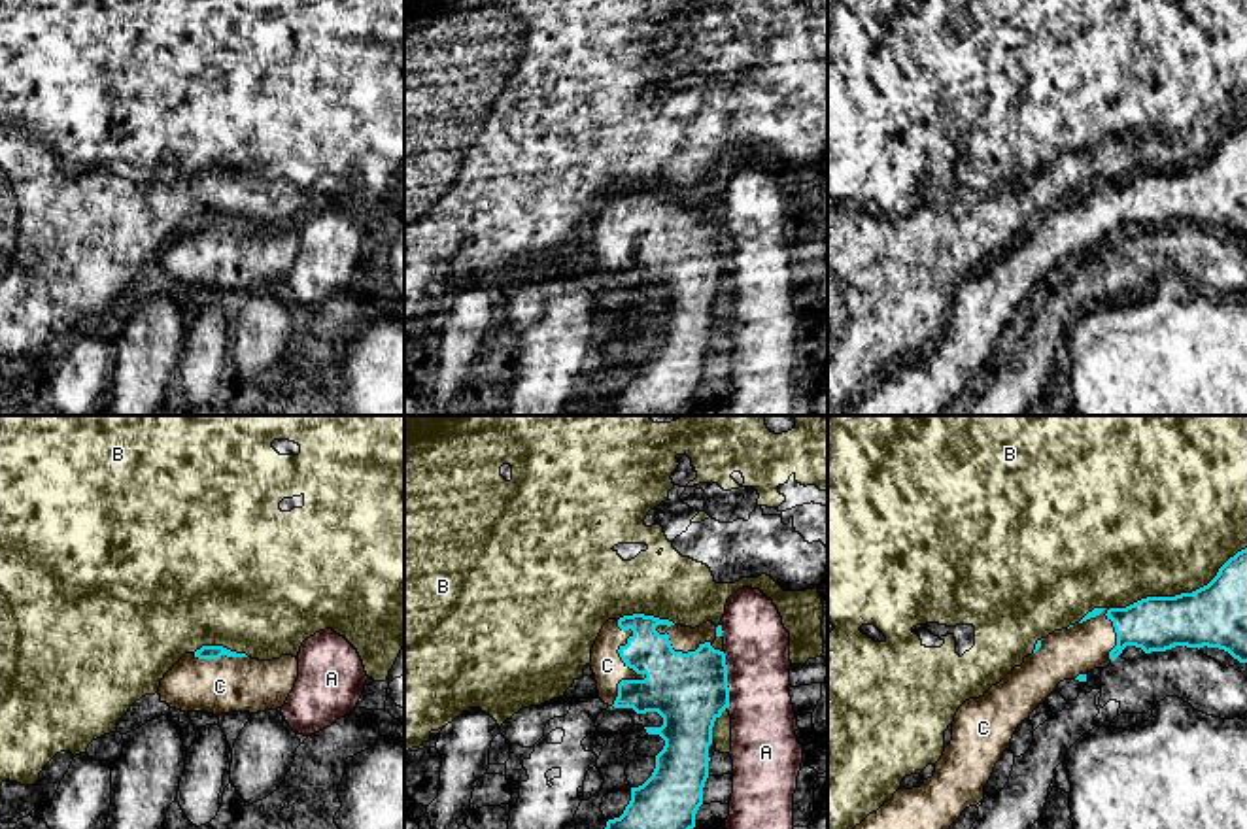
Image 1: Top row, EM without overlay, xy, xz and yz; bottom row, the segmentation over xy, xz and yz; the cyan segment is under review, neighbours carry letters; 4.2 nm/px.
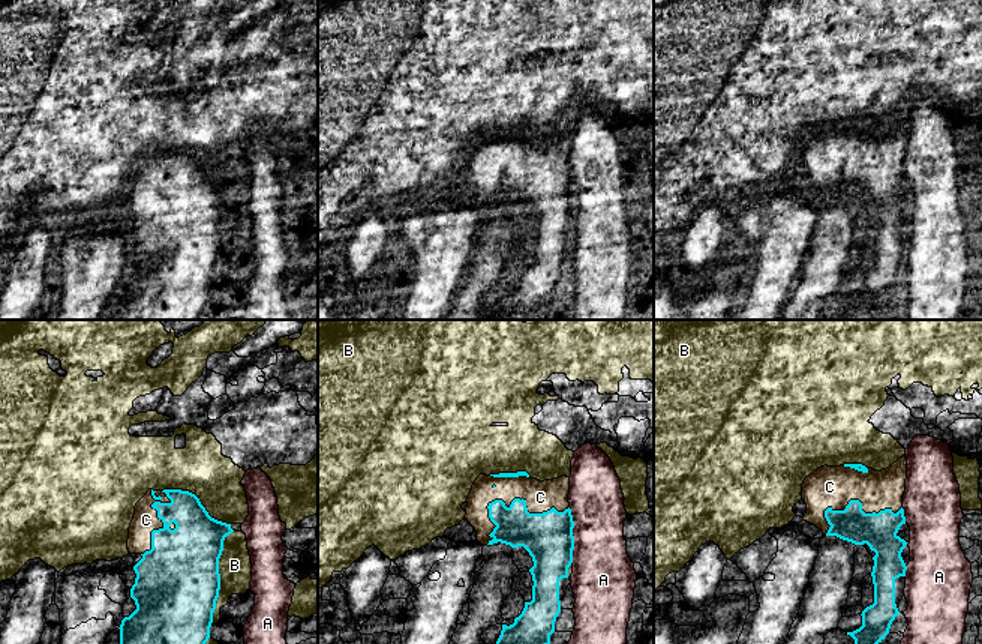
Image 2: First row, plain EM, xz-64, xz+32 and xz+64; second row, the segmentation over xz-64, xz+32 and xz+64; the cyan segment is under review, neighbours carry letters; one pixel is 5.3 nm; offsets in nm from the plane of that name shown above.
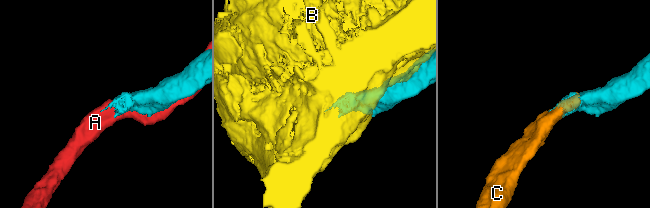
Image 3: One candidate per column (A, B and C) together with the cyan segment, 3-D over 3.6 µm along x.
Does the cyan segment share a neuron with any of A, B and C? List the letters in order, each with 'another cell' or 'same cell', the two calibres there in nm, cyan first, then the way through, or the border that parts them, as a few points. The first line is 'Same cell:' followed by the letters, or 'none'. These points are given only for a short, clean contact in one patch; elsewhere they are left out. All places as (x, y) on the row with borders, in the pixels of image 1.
Same cell: C
A: another cell | 320/280 nm | along xz (724, 654), (728, 709)
B: another cell | 260/500 nm
C: same cell | 320/140 nm

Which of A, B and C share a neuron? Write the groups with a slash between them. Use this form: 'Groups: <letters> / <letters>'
Groups: A / B / C

